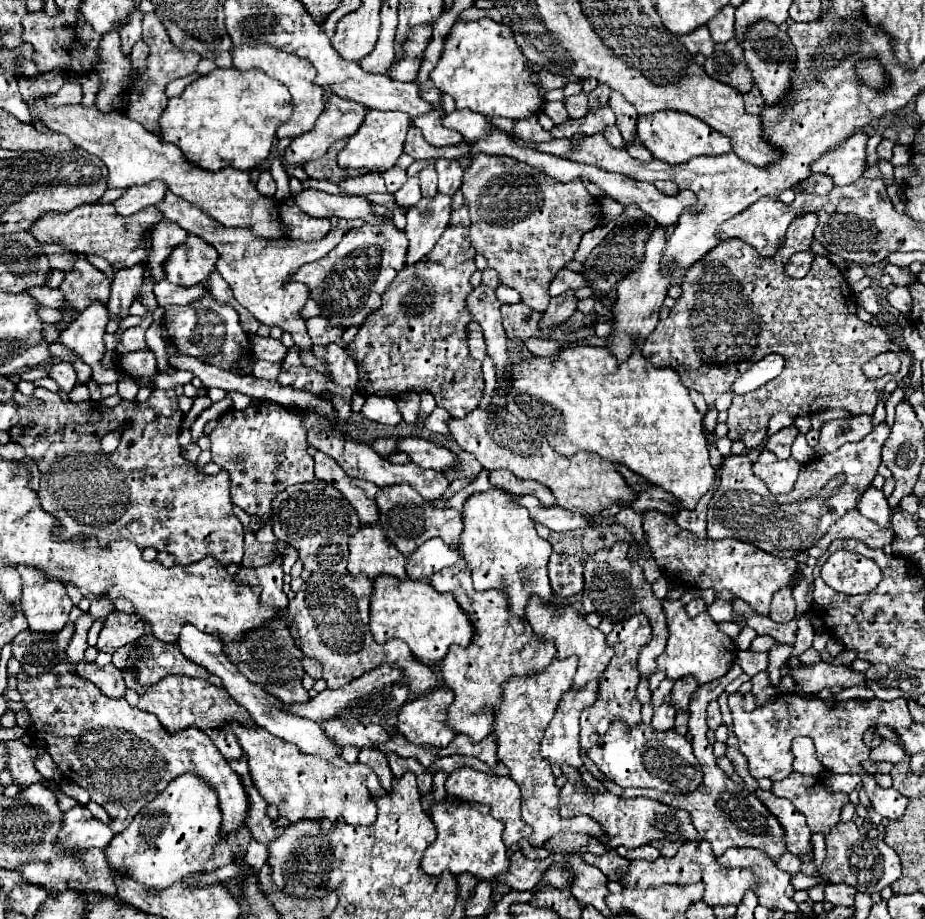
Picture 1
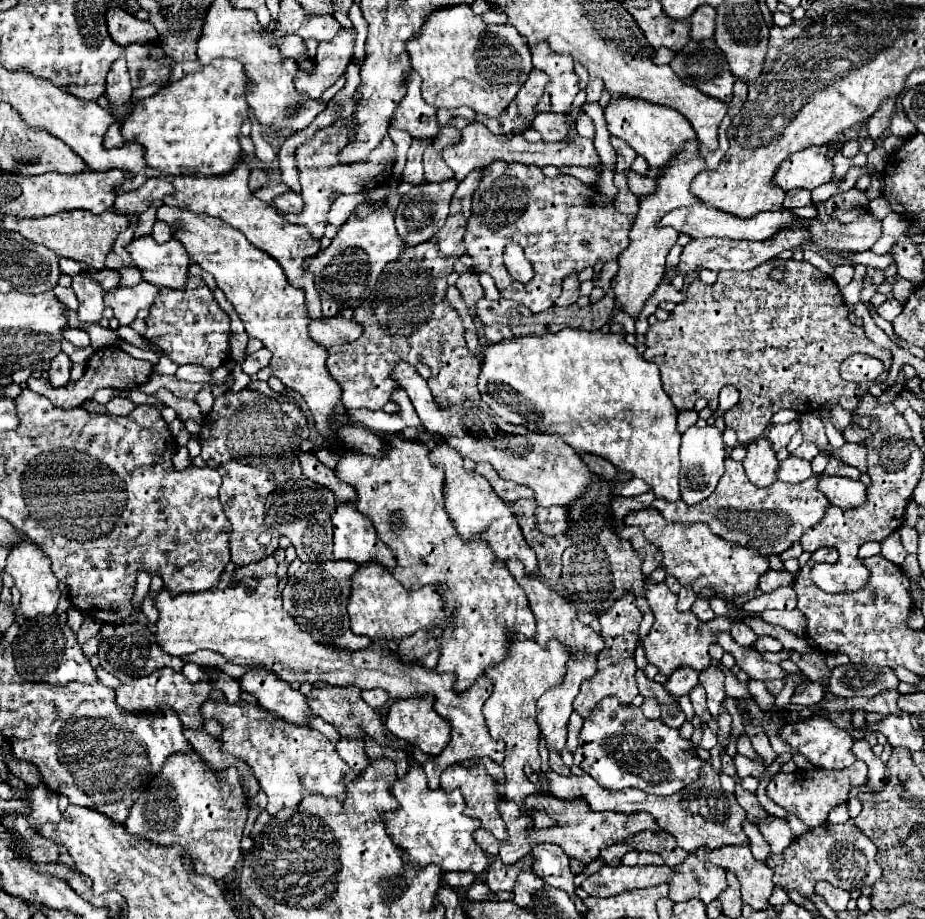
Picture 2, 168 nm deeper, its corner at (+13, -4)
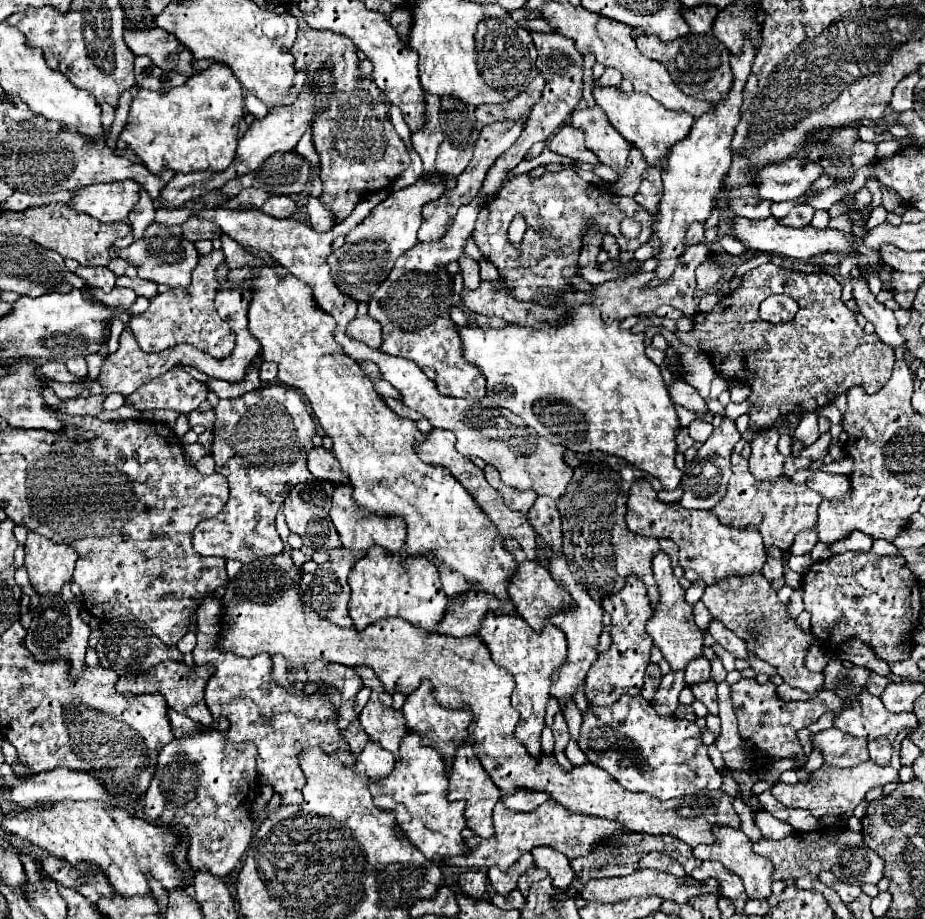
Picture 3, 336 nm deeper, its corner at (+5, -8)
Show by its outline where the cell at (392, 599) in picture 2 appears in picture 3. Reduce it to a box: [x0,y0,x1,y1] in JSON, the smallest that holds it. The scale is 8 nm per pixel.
[348,546,448,632]

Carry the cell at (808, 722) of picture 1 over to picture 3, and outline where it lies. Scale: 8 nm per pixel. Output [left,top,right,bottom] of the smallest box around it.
[810,728,870,768]

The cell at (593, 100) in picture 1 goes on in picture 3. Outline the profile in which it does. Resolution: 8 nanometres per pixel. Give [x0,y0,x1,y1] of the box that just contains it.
[594,68,622,86]

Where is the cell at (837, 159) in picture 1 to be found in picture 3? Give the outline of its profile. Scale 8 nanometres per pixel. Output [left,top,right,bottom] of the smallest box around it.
[756,158,822,202]

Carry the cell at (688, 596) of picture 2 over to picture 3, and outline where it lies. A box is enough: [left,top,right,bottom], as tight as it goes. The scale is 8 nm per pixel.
[686,574,824,698]

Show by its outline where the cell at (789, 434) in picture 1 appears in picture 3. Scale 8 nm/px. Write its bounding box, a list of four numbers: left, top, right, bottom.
[792,412,820,446]

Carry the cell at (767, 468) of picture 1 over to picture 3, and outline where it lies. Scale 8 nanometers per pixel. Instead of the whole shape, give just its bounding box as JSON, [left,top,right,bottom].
[750,428,784,478]

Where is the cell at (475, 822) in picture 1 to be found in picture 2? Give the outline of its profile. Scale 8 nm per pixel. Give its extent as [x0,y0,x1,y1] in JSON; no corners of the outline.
[384,752,488,874]

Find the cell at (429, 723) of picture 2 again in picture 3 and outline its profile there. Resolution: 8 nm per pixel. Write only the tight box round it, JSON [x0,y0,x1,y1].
[402,680,472,766]

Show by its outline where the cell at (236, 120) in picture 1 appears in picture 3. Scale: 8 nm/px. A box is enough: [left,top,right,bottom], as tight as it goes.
[116,62,244,174]

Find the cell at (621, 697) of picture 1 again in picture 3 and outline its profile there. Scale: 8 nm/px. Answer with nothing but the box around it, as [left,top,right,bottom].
[586,576,652,706]

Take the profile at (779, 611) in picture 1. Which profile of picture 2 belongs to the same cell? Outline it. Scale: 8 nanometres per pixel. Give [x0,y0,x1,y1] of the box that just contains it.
[760,568,790,592]

